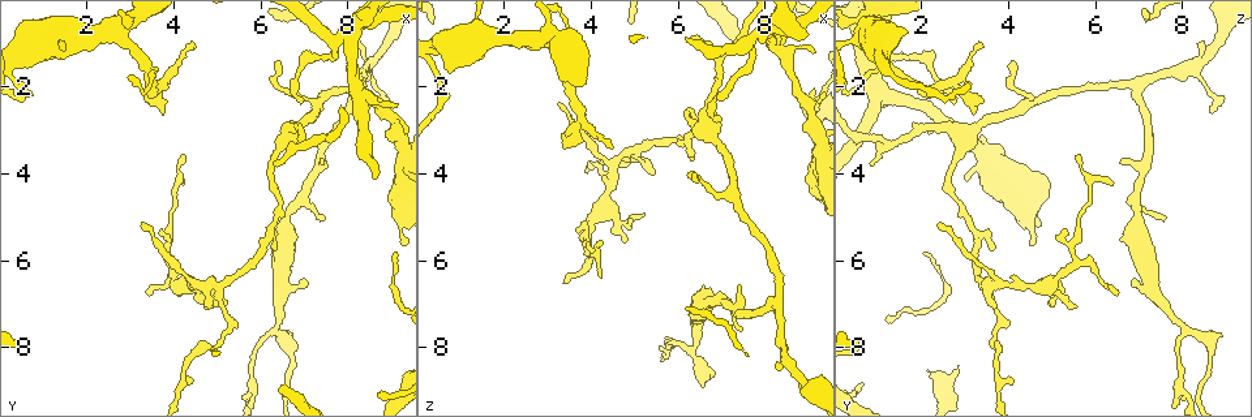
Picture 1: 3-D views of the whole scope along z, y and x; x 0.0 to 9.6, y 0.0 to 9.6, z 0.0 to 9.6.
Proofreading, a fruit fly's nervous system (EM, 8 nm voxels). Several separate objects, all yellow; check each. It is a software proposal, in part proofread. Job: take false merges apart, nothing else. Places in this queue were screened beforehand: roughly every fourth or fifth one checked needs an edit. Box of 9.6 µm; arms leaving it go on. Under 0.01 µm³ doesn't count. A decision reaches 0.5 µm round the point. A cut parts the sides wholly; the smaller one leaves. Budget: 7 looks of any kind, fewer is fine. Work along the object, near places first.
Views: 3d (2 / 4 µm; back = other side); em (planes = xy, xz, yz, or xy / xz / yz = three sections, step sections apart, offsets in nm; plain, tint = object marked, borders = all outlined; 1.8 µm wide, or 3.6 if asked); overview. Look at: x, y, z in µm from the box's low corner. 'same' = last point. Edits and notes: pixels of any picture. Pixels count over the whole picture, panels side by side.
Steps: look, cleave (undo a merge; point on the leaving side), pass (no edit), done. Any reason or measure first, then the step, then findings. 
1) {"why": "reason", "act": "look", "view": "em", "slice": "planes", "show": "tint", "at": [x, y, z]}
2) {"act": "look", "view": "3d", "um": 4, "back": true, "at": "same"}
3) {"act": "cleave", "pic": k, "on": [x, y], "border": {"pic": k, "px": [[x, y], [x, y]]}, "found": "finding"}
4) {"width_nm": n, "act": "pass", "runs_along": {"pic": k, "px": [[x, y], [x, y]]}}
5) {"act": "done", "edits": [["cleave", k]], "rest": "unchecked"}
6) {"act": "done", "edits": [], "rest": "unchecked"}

{"why": "sharp bend", "act": "look", "view": "3d", "um": 4, "at": [5.00, 6.60, 3.50]}

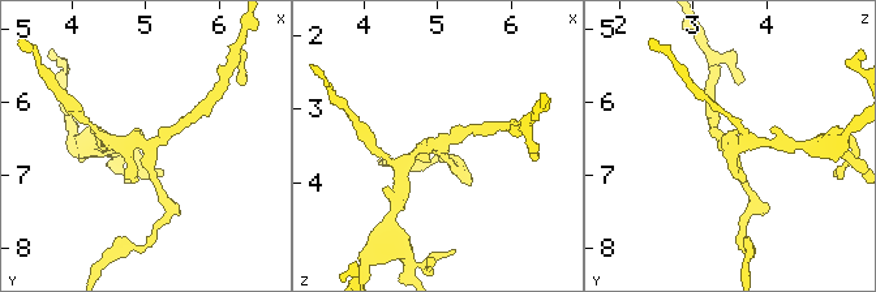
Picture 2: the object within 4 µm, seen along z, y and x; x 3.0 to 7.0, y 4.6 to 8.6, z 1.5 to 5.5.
{"act": "look", "view": "em", "slice": "planes", "show": "tint", "at": [5.05, 6.60, 3.50]}

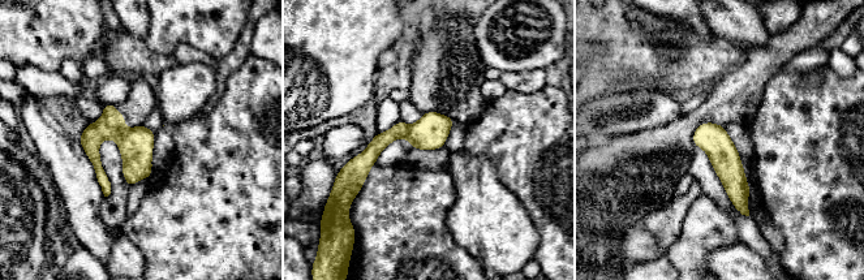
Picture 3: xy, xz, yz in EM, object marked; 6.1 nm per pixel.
{"act": "cleave", "pic": 3, "on": [400, 129], "border": {"pic": 3, "px": [[411, 126], [407, 138]]}, "found": "two neurons meet here"}

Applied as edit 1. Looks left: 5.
{"why": "see it whole again", "act": "look", "view": "overview"}

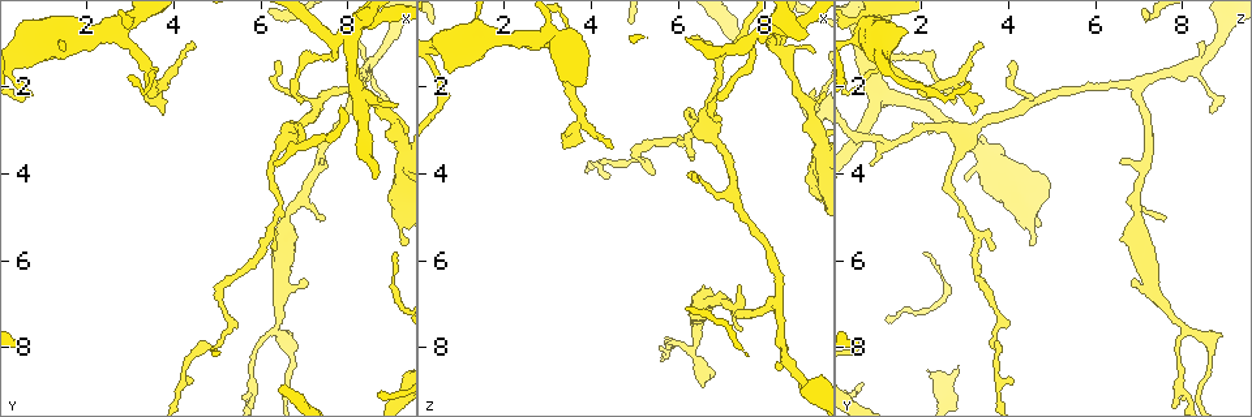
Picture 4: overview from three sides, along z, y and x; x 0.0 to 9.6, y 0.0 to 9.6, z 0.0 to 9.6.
{"why": "three-way junction", "act": "look", "view": "em", "slice": "xz", "step": 4, "show": "tint", "at": [6.65, 3.15, 2.95]}

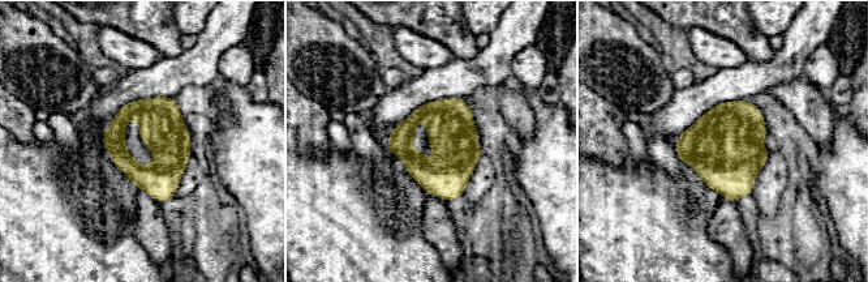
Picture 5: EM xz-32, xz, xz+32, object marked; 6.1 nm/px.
{"act": "pass", "found": "one neuron here"}

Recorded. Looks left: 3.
{"why": "a narrow waist", "act": "look", "view": "3d", "um": 4, "at": [1.45, 0.75, 0.95]}

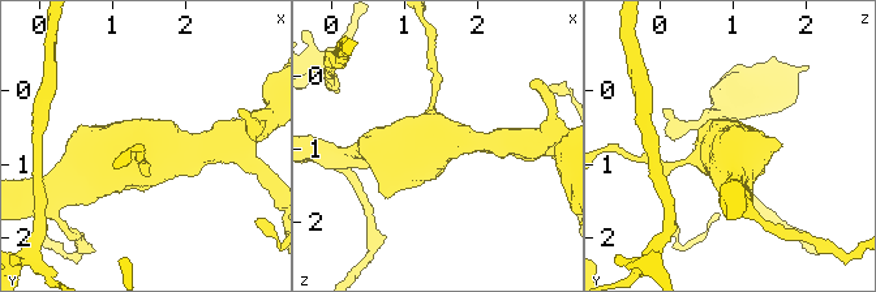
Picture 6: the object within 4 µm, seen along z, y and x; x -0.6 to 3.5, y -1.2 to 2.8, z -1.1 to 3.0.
{"act": "look", "view": "em", "um": 3.6, "slice": "planes", "show": "tint", "at": [1.50, 0.80, 0.85]}

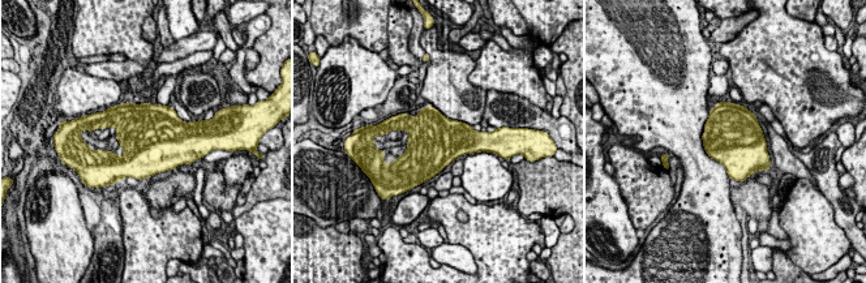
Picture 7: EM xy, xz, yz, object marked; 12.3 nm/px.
{"act": "pass", "found": "one neuron here"}

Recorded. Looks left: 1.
{"act": "done", "edits": [["cleave", 3]], "rest": "unchecked"}

